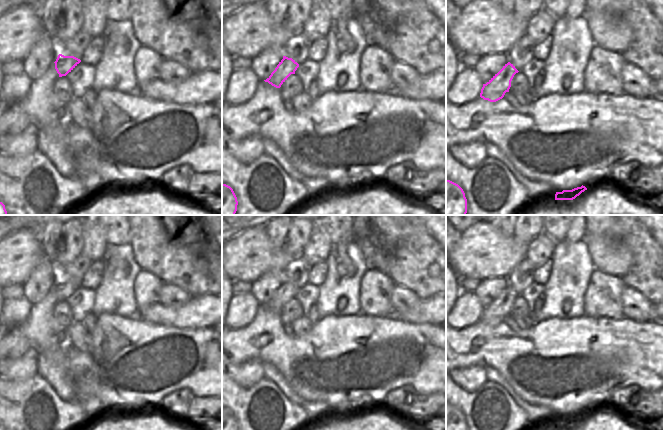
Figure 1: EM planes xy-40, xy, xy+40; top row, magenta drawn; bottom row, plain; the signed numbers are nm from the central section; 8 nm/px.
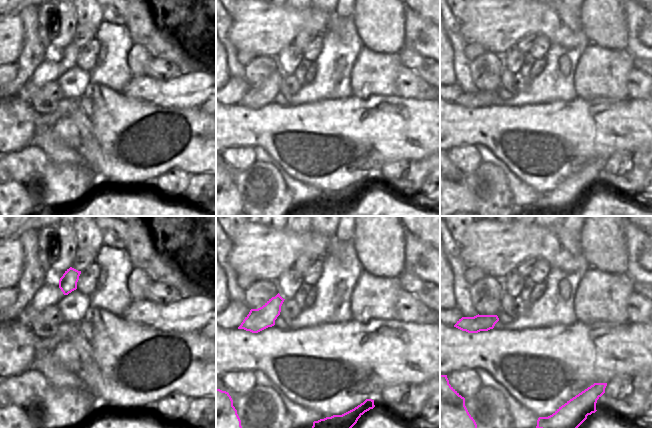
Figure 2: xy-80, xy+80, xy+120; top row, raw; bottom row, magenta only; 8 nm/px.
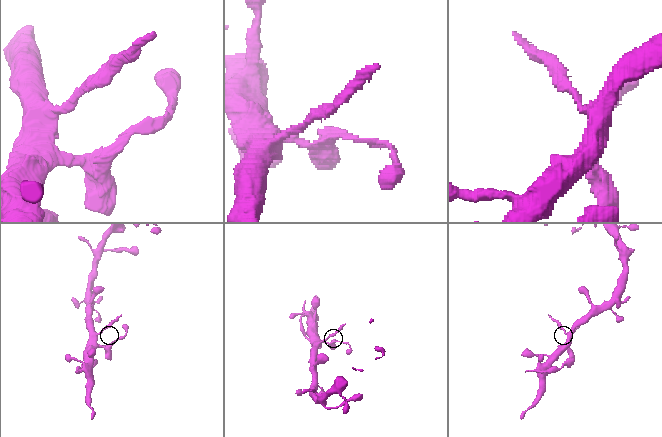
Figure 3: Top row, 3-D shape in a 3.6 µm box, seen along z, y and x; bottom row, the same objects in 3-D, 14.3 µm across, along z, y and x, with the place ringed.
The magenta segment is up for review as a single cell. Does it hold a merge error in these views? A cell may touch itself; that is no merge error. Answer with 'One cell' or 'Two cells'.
Two cells

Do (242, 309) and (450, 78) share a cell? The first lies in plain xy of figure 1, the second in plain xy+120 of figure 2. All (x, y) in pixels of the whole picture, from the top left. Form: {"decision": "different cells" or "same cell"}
{"decision": "different cells"}

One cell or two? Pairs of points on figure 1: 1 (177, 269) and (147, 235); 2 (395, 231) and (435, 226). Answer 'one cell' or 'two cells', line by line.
1: one cell
2: two cells

